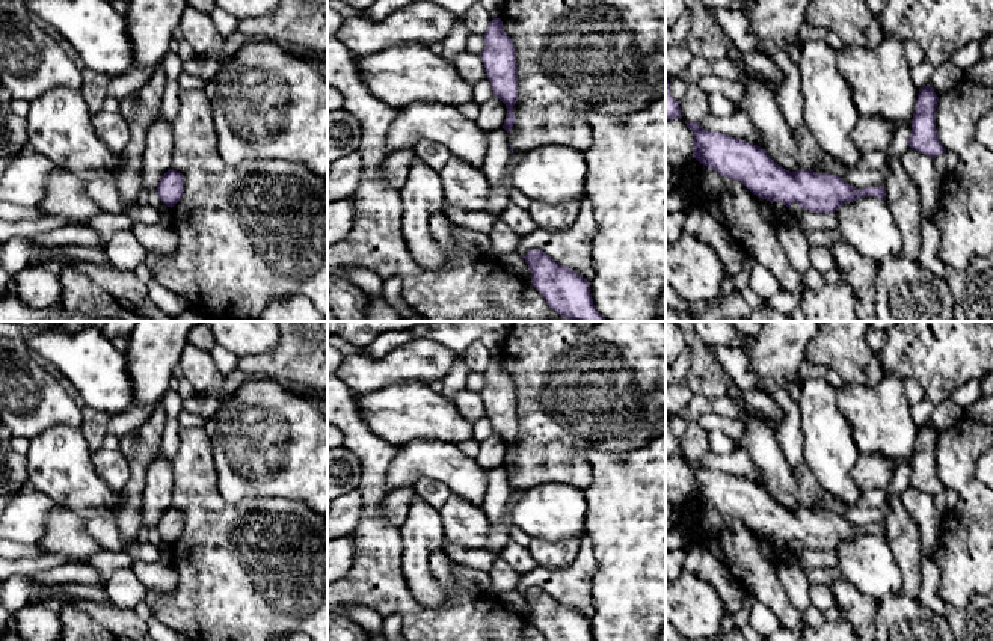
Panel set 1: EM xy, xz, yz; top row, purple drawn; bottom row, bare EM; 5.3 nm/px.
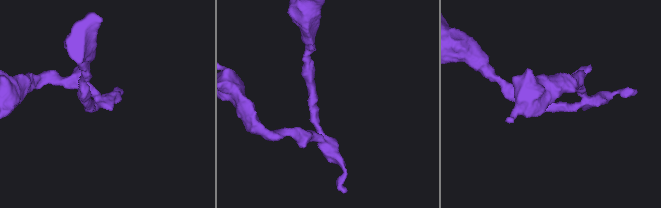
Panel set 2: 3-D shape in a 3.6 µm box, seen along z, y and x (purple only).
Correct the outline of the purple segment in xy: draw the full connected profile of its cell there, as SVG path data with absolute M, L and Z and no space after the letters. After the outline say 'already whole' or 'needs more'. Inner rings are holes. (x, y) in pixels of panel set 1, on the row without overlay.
M169 507L160 517L157 529L168 544L174 544L183 534L184 517L183 513Z | already whole

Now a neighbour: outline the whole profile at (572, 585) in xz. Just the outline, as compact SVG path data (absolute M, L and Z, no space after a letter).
M581 537L575 560L566 567L548 569L537 566L521 576L516 591L524 596L528 588L540 587L557 602L572 606L589 620L593 617L593 578L598 563L593 543Z

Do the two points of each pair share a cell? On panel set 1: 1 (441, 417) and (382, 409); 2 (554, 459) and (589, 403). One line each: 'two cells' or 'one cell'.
1: one cell
2: one cell

